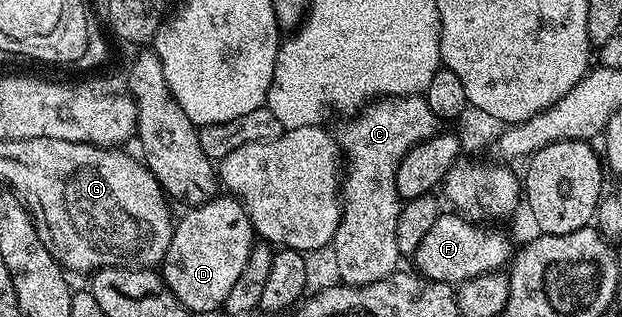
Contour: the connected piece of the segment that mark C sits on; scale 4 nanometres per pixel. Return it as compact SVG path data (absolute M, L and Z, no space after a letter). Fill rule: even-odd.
M408 94L405 98L379 98L370 101L337 134L338 147L342 155L349 157L349 167L344 167L341 180L342 209L340 226L336 229L331 243L335 256L338 278L347 286L366 286L388 278L398 269L397 261L402 261L399 244L395 244L395 224L399 224L399 212L403 199L397 191L397 169L415 144L433 138L439 132L439 120L421 94Z

